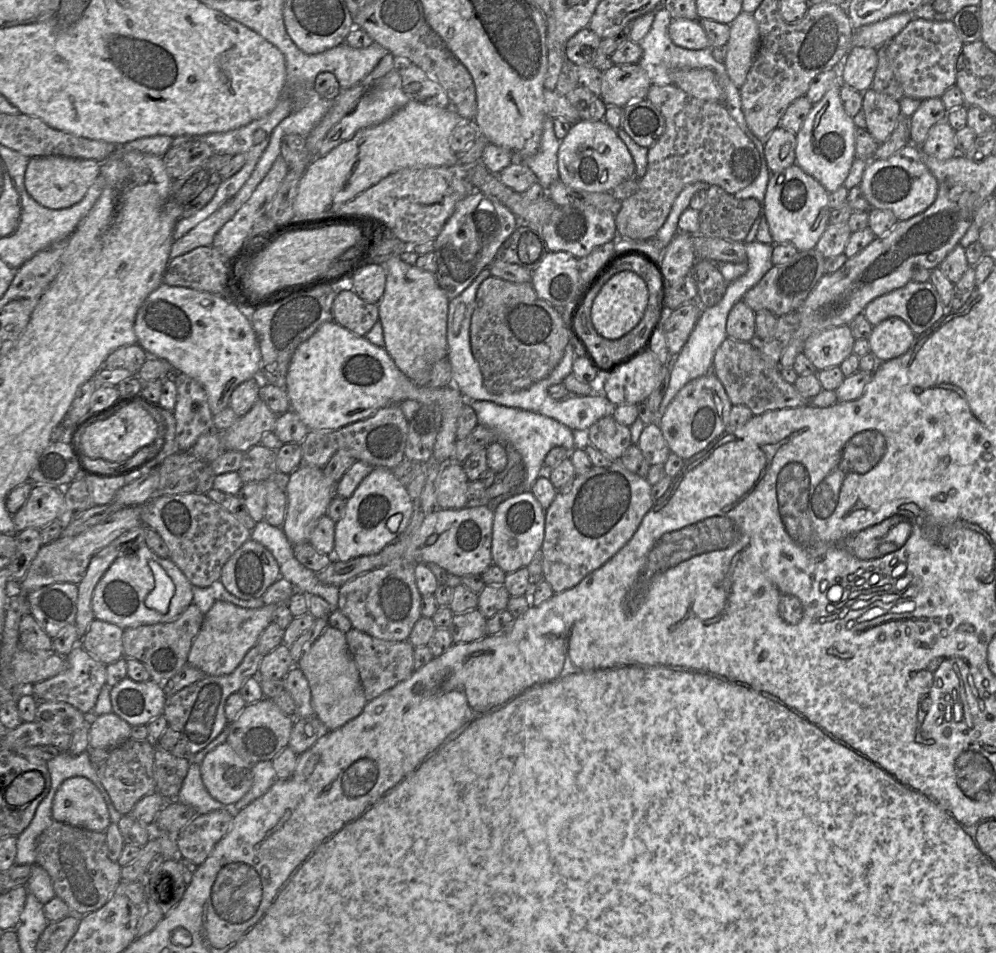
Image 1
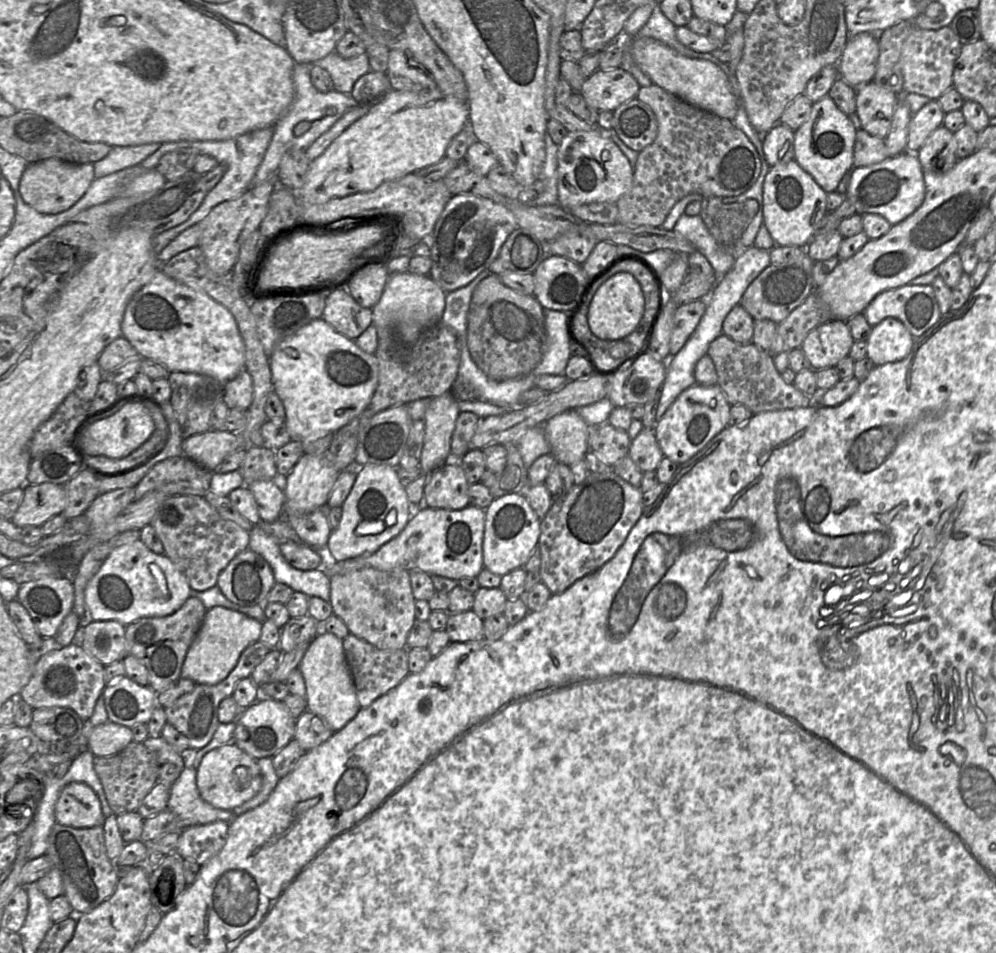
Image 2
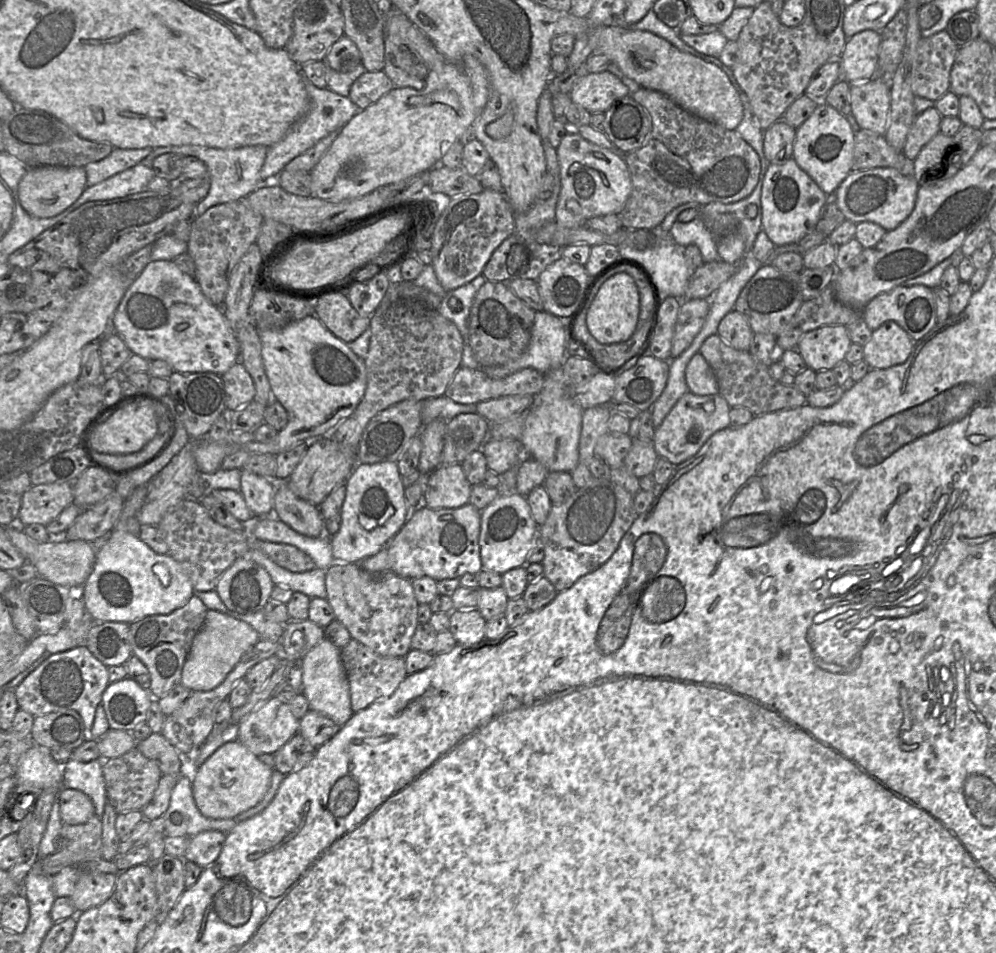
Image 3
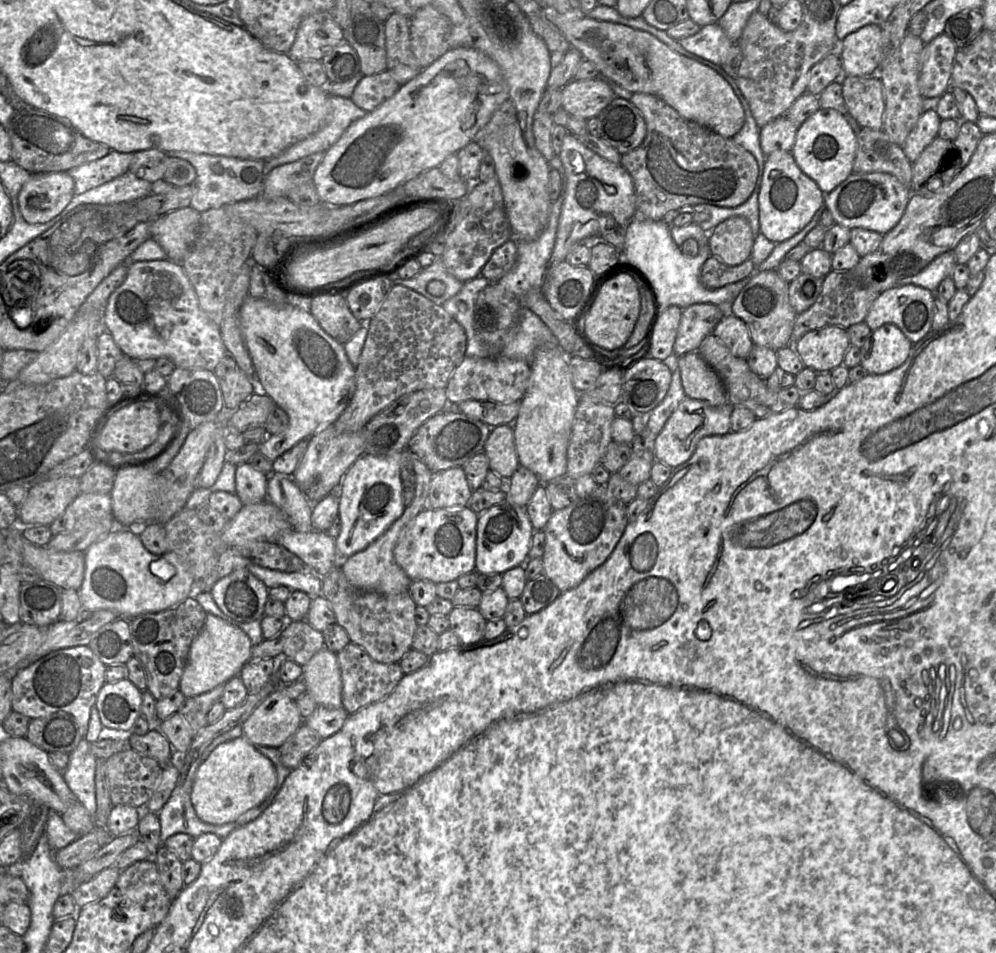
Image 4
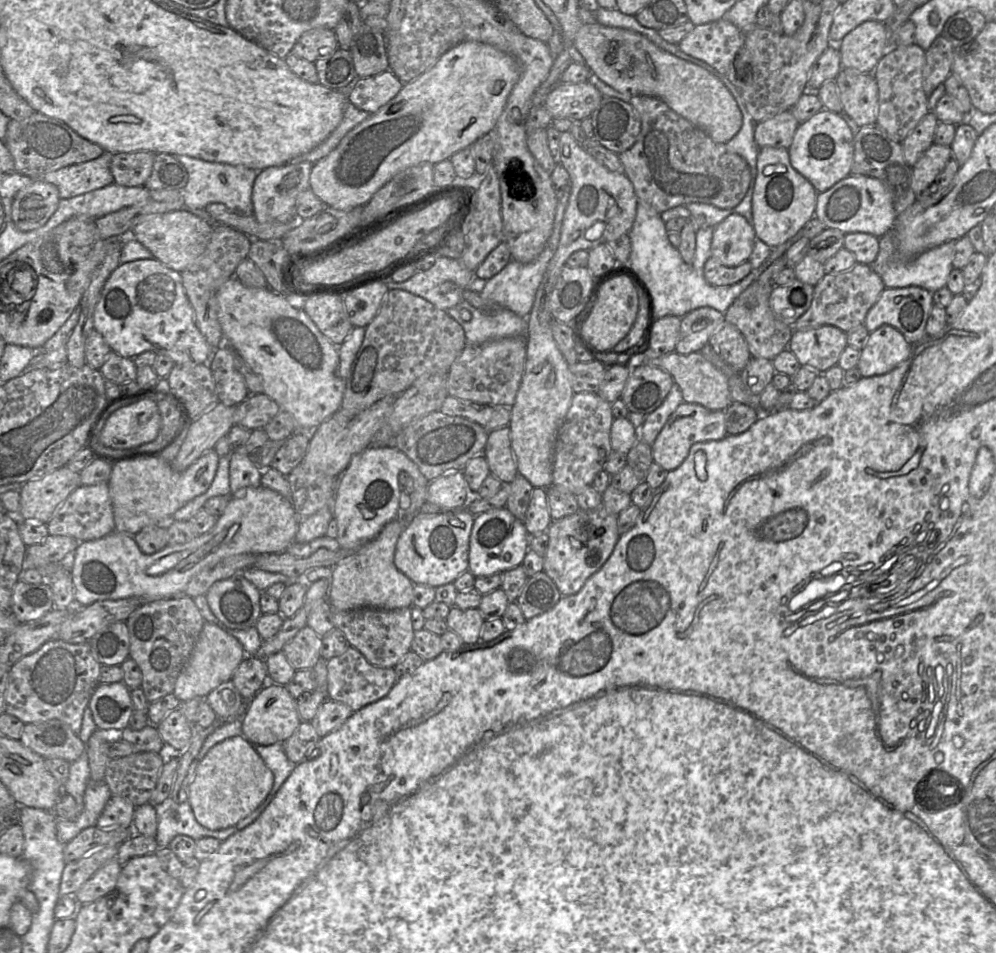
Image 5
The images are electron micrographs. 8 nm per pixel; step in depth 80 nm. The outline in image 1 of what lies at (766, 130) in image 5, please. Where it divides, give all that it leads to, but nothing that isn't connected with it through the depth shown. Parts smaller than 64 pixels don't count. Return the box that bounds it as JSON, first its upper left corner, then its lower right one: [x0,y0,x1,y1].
[764,126,796,174]

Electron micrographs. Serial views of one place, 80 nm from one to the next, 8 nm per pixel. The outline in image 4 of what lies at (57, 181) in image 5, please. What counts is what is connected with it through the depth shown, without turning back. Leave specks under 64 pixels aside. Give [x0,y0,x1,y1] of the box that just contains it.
[67,150,133,194]

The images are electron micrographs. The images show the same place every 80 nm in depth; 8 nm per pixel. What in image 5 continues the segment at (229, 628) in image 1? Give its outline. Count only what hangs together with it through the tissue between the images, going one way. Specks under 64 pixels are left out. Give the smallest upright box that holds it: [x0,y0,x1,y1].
[173,622,246,703]

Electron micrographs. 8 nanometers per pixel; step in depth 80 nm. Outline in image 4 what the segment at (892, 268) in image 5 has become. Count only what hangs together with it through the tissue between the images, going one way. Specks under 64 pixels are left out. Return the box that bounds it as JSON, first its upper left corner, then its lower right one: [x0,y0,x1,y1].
[898,251,955,291]

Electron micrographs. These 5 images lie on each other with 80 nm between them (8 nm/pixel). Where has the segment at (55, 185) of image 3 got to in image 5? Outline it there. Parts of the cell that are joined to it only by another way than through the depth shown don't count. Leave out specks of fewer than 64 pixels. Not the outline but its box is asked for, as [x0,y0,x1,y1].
[11,179,59,232]

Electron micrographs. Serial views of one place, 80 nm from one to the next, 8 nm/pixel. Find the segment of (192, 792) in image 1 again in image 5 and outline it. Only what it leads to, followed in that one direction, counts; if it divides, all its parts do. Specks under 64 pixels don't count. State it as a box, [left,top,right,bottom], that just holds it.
[155,796,238,848]

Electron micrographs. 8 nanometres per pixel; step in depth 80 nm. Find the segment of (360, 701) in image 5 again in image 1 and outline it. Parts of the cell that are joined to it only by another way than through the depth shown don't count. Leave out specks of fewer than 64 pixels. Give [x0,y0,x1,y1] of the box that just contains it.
[346,628,414,701]

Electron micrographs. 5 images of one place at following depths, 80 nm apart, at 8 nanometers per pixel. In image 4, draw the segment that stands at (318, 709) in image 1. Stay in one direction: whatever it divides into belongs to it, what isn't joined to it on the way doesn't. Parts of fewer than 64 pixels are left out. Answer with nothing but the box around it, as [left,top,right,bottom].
[301,648,342,708]

